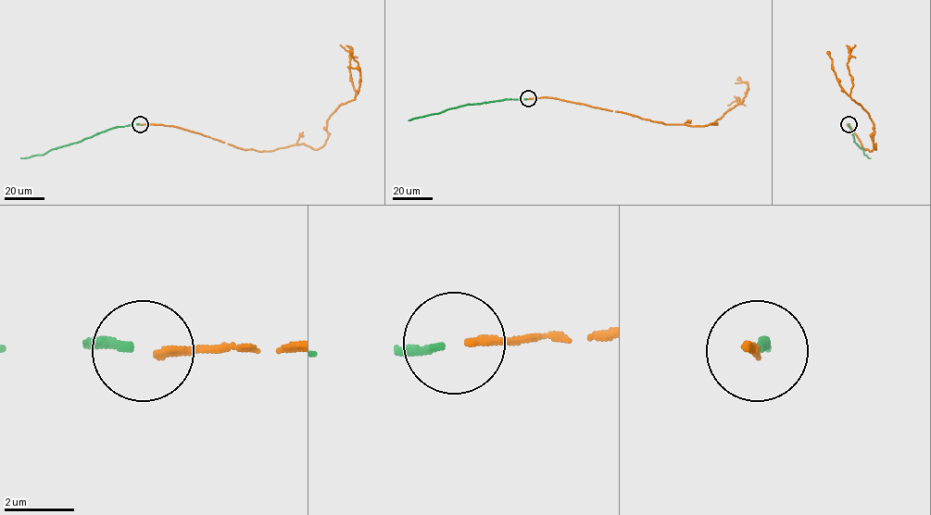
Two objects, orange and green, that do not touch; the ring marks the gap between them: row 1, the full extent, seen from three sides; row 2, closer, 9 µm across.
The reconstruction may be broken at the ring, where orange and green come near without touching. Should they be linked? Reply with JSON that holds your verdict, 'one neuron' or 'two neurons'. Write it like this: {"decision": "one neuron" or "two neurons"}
{"decision": "one neuron"}

